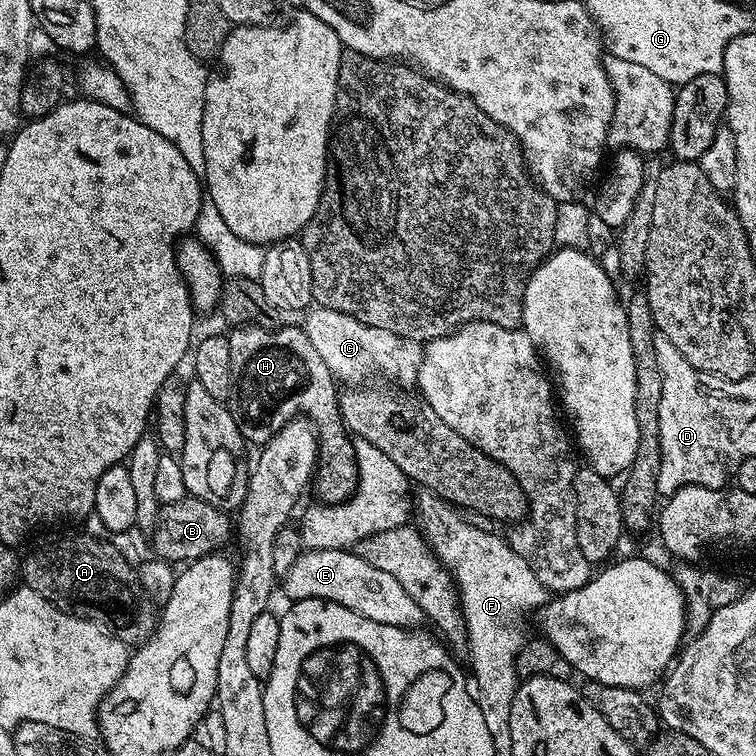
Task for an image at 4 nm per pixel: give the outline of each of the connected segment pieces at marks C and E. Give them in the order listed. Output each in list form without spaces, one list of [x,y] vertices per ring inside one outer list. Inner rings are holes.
[[[313,307],[304,318],[302,327],[306,338],[310,338],[314,350],[318,350],[322,362],[326,362],[326,366],[337,381],[348,384],[359,381],[356,379],[364,377],[366,372],[382,372],[396,383],[393,385],[401,389],[408,390],[411,389],[408,387],[416,384],[422,355],[421,345],[417,341],[395,336],[374,326],[366,326],[350,314],[342,314],[329,308]]]
[[[318,549],[303,551],[284,573],[282,592],[291,601],[332,601],[370,621],[384,625],[398,625],[405,630],[414,630],[425,623],[425,614],[415,600],[407,594],[389,573],[376,568],[357,551],[349,549]]]

